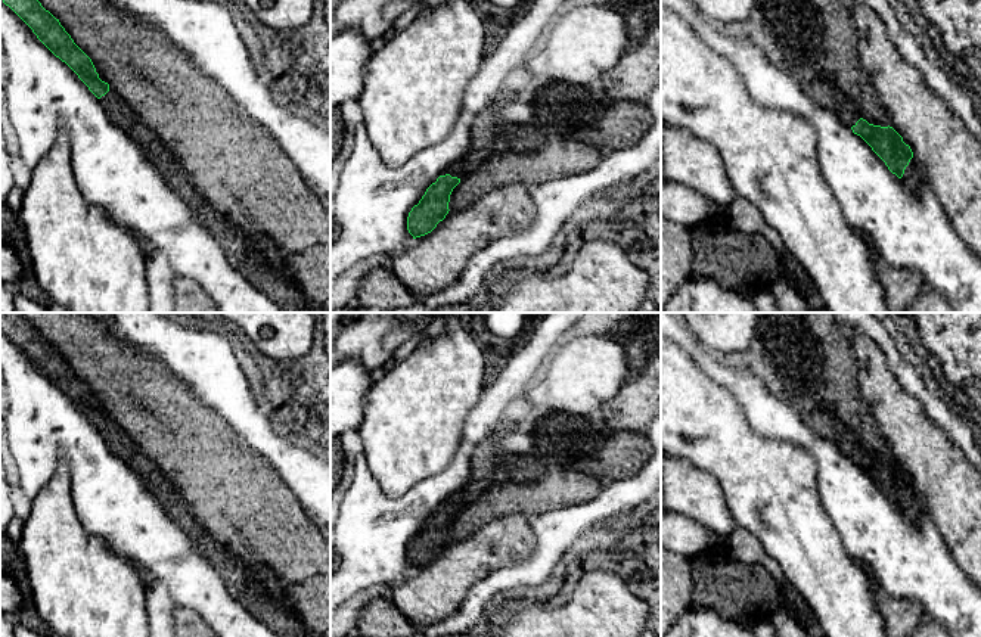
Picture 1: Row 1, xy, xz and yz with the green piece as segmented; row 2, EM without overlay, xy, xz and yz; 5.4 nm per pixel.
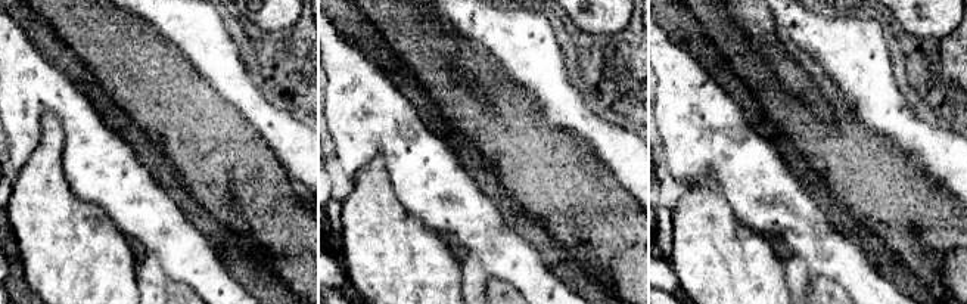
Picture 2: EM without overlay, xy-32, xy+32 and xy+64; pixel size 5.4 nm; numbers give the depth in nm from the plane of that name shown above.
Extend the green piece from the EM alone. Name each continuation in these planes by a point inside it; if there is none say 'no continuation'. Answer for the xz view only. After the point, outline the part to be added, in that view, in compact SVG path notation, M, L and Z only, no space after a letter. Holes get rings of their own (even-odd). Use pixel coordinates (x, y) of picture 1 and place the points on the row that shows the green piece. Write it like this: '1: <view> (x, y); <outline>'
1: xz (484, 130); M487 109L478 114L471 127L471 147L468 153L451 164L443 175L450 174L462 180L478 170L493 152L500 122L493 111Z

